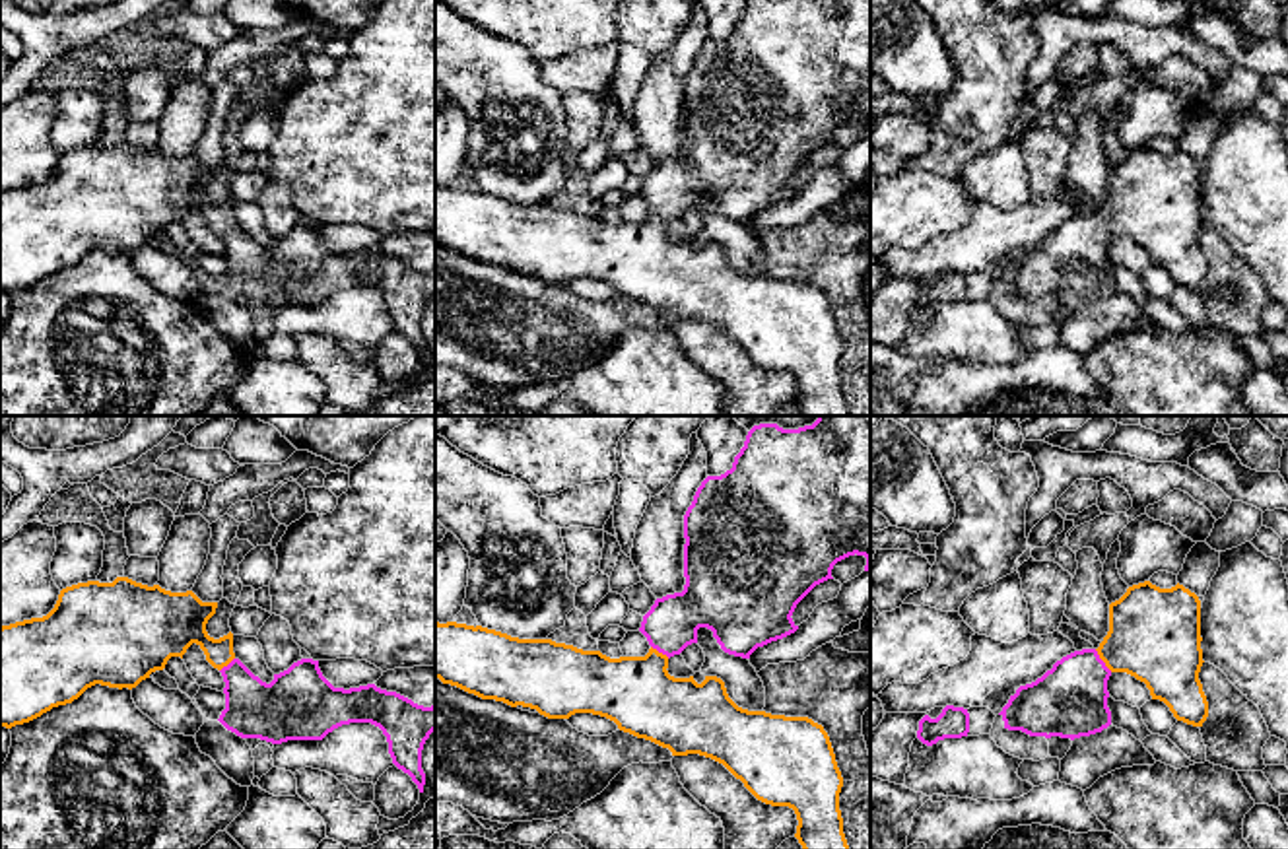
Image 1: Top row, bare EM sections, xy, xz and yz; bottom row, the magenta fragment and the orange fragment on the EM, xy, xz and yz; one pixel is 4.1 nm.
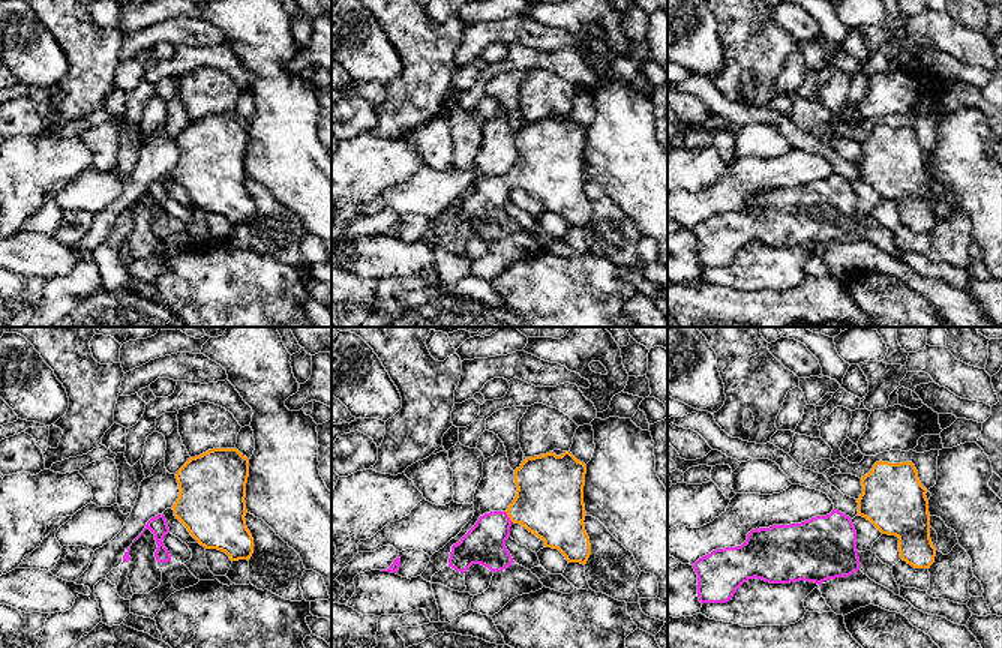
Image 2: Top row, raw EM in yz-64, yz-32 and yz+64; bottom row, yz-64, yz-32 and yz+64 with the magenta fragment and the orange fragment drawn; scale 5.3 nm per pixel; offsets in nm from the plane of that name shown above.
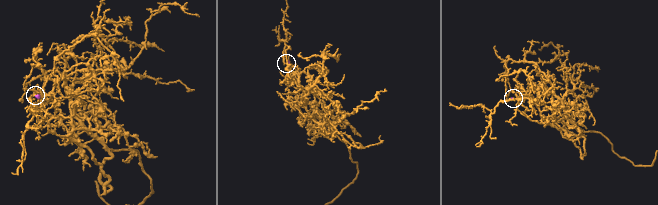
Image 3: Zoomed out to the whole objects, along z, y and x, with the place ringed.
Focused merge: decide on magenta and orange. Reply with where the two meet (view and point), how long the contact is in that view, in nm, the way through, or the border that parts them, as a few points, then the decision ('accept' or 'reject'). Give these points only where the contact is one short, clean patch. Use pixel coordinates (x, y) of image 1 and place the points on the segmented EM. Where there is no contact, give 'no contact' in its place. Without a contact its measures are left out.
contact yz (1102, 661); length 120 nm; way yz (1071, 700), (1075, 688), (1102, 661), (1154, 634); accept

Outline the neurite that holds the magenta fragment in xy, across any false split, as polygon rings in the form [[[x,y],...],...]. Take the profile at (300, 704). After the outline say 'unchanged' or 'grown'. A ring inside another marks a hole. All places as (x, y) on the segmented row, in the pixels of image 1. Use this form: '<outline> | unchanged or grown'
[[[128,577],[62,589],[47,616],[0,628],[0,727],[12,729],[29,723],[52,707],[72,703],[95,684],[132,690],[152,672],[163,670],[171,657],[183,659],[186,649],[196,643],[206,661],[223,676],[225,709],[218,721],[227,730],[241,738],[282,744],[322,740],[342,725],[371,723],[387,736],[392,764],[408,773],[424,793],[422,750],[435,730],[435,705],[418,705],[375,684],[334,688],[322,676],[319,661],[313,659],[293,662],[266,684],[235,657],[231,631],[220,639],[208,635],[206,624],[216,608],[218,602],[202,602],[192,591],[171,593]]] | grown

